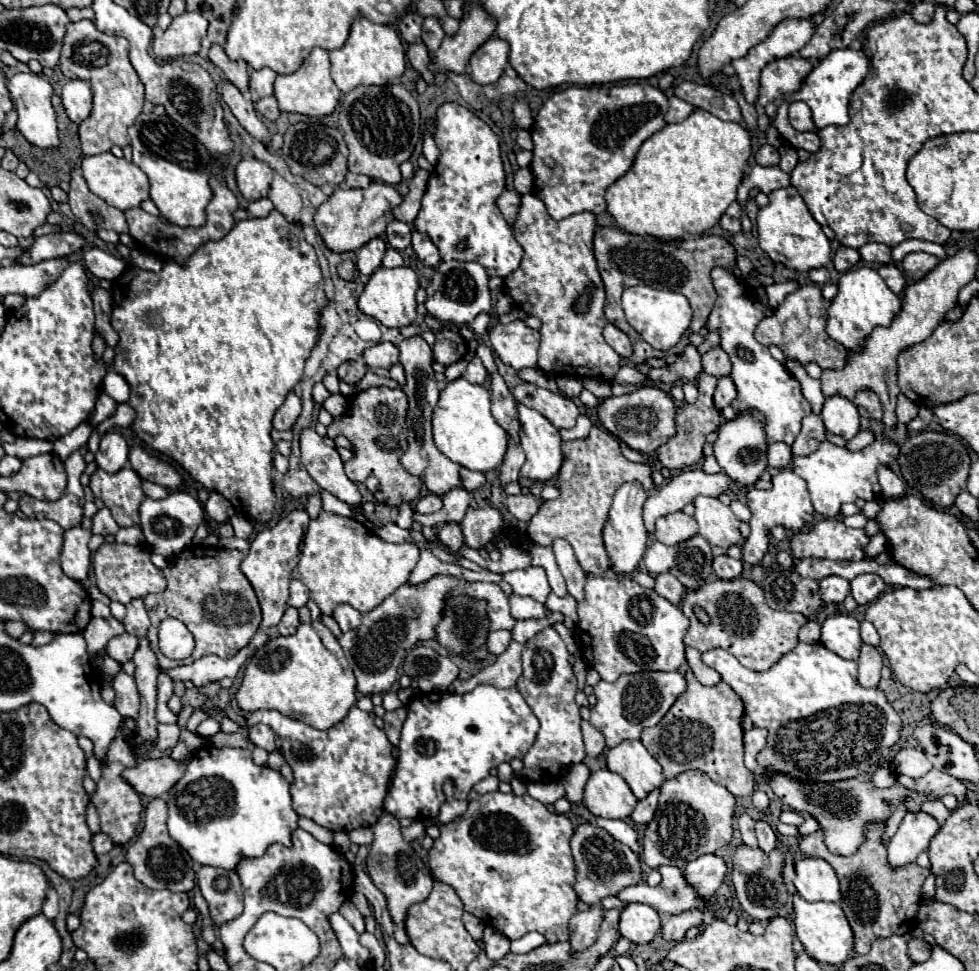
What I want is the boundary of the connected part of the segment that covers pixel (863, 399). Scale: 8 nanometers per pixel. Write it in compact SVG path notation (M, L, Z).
M870 389L860 391L860 393L856 395L854 403L856 403L858 407L866 407L866 409L870 411L872 419L876 419L876 421L880 421L880 419L882 419L882 405L880 405L880 399L878 399L878 395L876 395L876 393L872 393Z

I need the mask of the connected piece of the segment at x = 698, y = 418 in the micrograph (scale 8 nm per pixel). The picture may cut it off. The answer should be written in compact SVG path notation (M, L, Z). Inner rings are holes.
M700 373L700 377L696 381L698 381L698 391L700 391L698 401L694 405L688 405L688 403L682 405L682 409L676 413L676 435L670 437L658 449L658 459L662 461L664 467L668 467L672 471L698 463L704 457L702 455L702 447L704 447L706 435L712 433L712 431L718 431L718 427L720 427L720 411L716 409L714 399L712 399L718 379L716 377L708 377L708 373Z

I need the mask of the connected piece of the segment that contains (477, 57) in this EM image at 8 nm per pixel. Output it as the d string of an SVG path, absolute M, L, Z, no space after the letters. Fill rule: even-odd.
M488 39L470 59L470 77L478 85L496 83L508 63L508 43L502 39Z

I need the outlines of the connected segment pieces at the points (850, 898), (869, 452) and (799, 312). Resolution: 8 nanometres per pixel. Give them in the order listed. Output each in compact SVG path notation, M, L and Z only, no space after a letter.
M872 821L866 825L866 839L852 857L832 855L824 845L824 831L810 833L800 839L800 851L808 857L820 857L836 869L840 889L842 889L842 909L854 929L856 953L864 955L872 943L880 937L904 935L916 927L916 911L922 899L922 883L930 875L930 869L918 867L916 863L904 867L888 865L886 843L882 839L886 821Z
M876 439L870 447L862 451L850 451L846 447L838 447L830 441L820 443L818 451L808 457L794 457L792 471L800 475L812 497L814 509L824 517L836 517L840 513L840 505L848 501L856 501L856 497L864 501L872 501L880 497L880 485L876 477L878 465L888 465L898 457L898 445L886 439Z
M802 285L798 291L786 295L786 299L772 311L772 315L766 315L756 331L754 337L762 345L776 345L784 351L786 359L798 361L802 365L814 361L822 369L838 369L848 363L848 351L832 341L826 333L826 319L828 319L828 305L830 301L822 297L822 289L818 285Z

